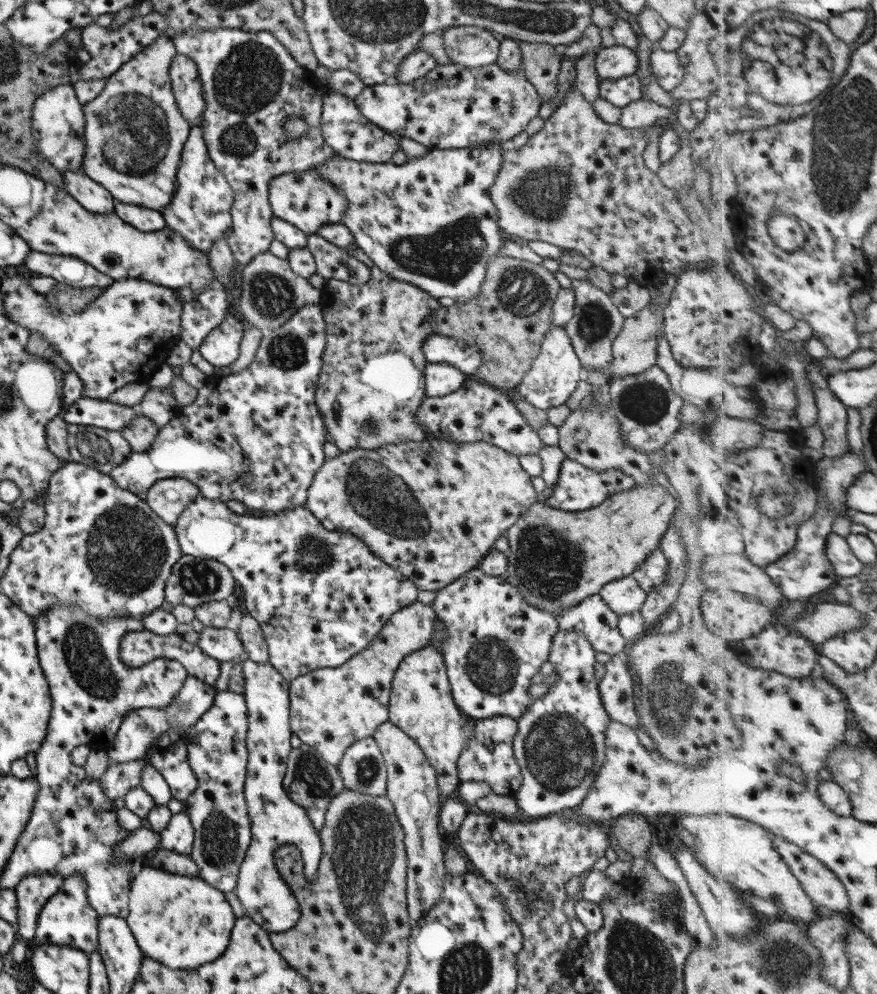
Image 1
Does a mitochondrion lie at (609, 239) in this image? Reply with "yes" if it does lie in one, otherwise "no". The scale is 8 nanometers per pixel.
no

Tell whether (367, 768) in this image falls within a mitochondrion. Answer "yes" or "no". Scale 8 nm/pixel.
yes

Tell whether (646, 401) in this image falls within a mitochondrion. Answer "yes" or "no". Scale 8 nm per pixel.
yes

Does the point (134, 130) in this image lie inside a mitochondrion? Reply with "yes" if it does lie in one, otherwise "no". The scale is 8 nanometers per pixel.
yes

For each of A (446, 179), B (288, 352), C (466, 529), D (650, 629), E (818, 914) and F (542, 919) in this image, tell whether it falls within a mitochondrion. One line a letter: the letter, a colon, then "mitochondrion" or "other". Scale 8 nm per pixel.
A: other
B: mitochondrion
C: other
D: other
E: other
F: other

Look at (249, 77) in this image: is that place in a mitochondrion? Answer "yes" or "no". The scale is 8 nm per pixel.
yes

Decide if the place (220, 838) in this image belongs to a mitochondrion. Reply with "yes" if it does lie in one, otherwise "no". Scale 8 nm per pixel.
yes

